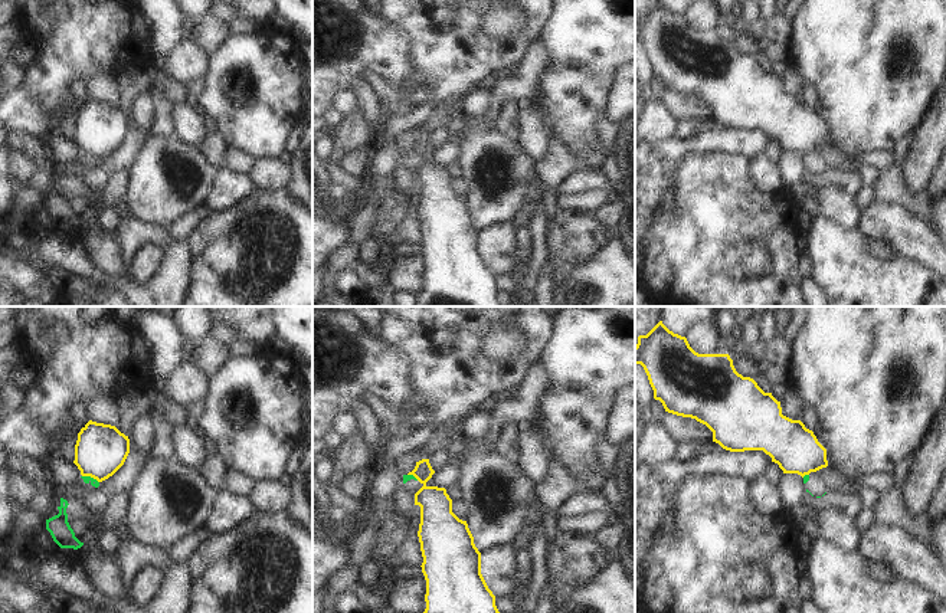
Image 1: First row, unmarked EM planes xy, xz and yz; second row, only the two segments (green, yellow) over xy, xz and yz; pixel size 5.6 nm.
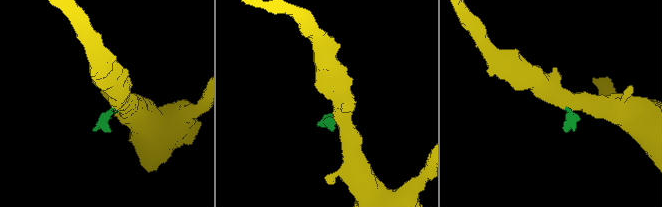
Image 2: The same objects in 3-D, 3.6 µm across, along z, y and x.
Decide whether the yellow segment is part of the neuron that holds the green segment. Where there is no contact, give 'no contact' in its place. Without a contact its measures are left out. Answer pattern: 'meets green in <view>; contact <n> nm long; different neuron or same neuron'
meets green in xy; contact 100 nm long; different neuron

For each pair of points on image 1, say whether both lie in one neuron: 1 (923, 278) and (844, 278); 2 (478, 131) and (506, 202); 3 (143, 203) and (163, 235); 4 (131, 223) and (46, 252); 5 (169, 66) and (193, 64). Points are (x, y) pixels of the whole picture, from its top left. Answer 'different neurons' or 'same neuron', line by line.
1: same neuron
2: same neuron
3: different neurons
4: different neurons
5: same neuron

